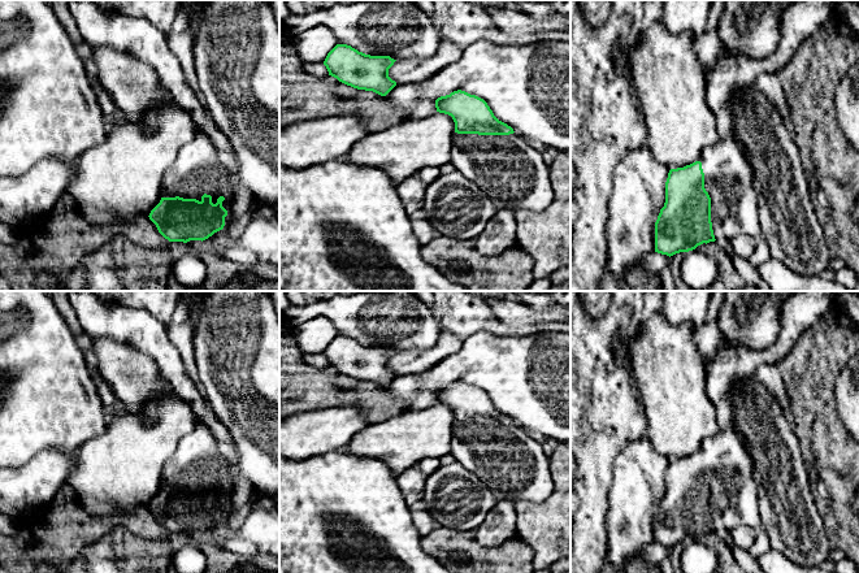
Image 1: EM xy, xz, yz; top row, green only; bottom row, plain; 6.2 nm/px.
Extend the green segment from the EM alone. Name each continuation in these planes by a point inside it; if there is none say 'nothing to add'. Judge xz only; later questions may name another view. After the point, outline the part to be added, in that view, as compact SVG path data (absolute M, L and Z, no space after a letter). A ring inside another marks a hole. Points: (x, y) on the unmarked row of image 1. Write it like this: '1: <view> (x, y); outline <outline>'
1: xz (512, 464); outline M516 424L452 426L455 461L480 477L498 502L541 503L554 492L548 457Z

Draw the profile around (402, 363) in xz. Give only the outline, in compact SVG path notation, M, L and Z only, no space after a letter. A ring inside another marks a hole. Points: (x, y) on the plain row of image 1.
M446 329L441 330L437 344L429 351L400 351L389 360L396 376L421 373L460 350L463 340Z

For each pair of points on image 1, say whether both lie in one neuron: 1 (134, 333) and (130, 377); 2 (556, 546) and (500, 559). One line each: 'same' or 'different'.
1: different
2: different

